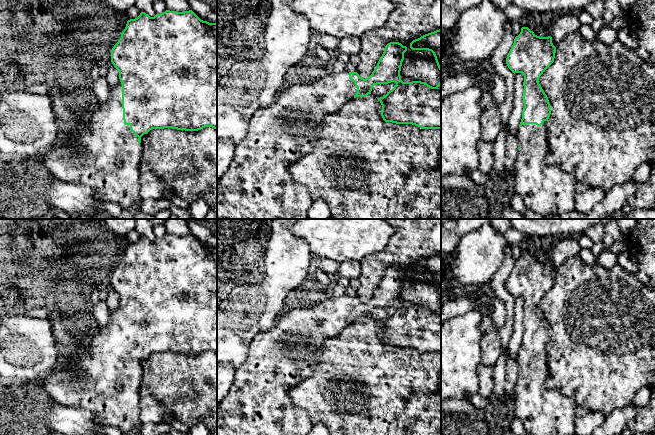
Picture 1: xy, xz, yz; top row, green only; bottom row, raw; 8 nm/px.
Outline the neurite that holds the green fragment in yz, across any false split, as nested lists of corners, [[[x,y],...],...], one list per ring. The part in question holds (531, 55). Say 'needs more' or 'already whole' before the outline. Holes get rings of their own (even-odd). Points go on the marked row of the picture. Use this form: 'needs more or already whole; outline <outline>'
needs more; outline [[[522,27],[506,58],[506,64],[514,74],[522,73],[524,75],[524,92],[522,95],[524,108],[517,134],[519,151],[515,162],[514,192],[523,198],[528,209],[543,217],[560,216],[574,211],[575,186],[578,182],[571,173],[563,170],[560,166],[546,164],[546,157],[549,154],[547,121],[551,114],[551,107],[548,97],[538,81],[543,72],[554,62],[555,53],[556,47],[552,43],[551,36],[540,37],[535,35],[528,27]]]

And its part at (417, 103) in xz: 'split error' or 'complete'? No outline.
split error

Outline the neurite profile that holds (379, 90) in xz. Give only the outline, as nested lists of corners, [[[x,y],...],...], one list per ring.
[[[395,82],[374,85],[371,94],[377,98],[385,96],[396,85]]]

